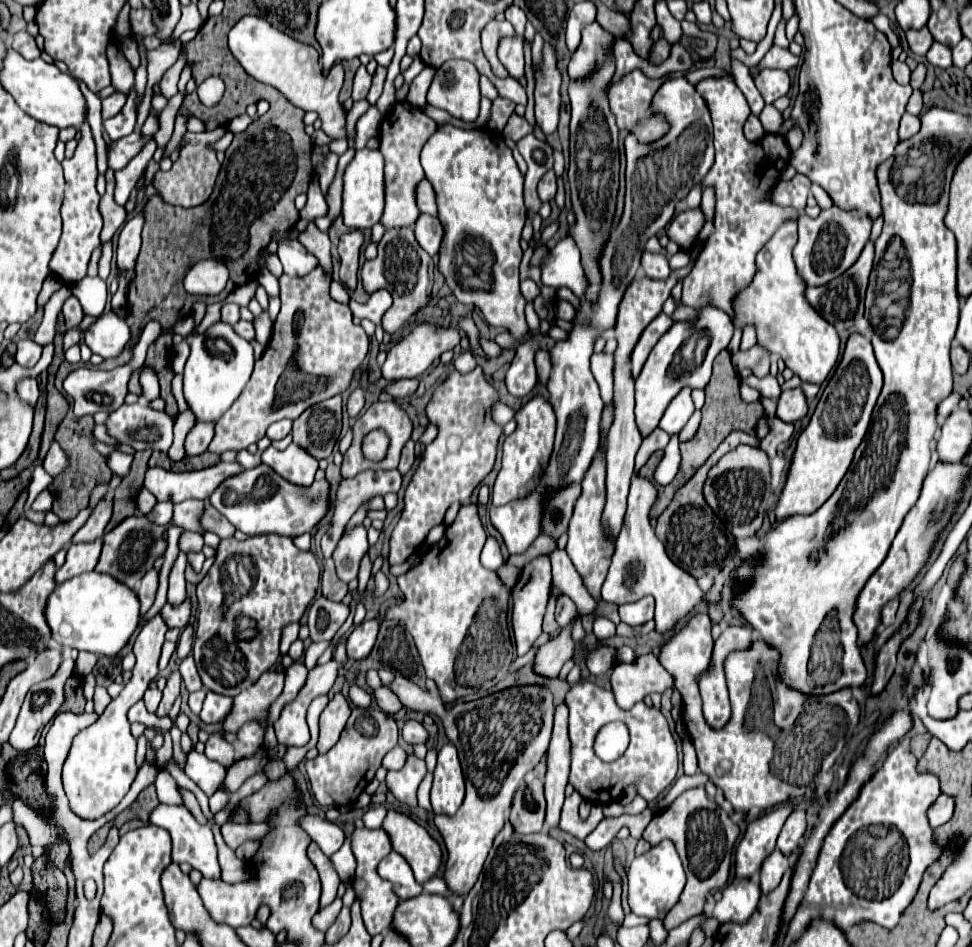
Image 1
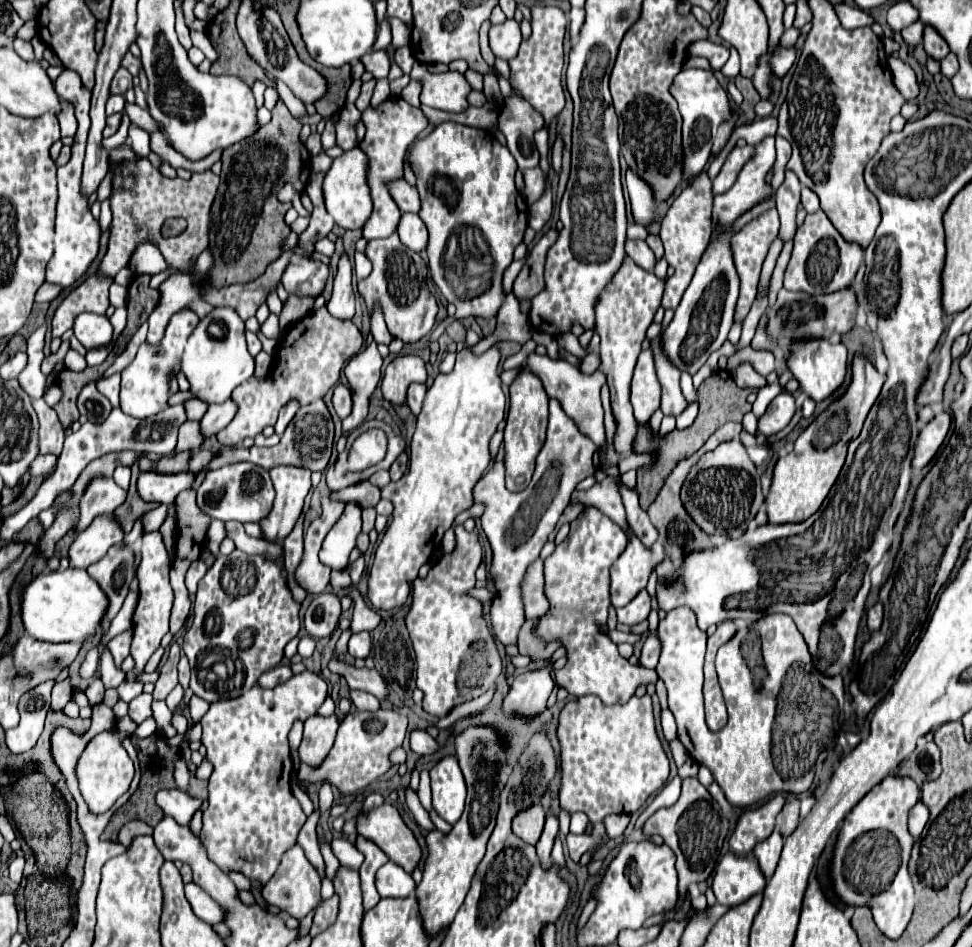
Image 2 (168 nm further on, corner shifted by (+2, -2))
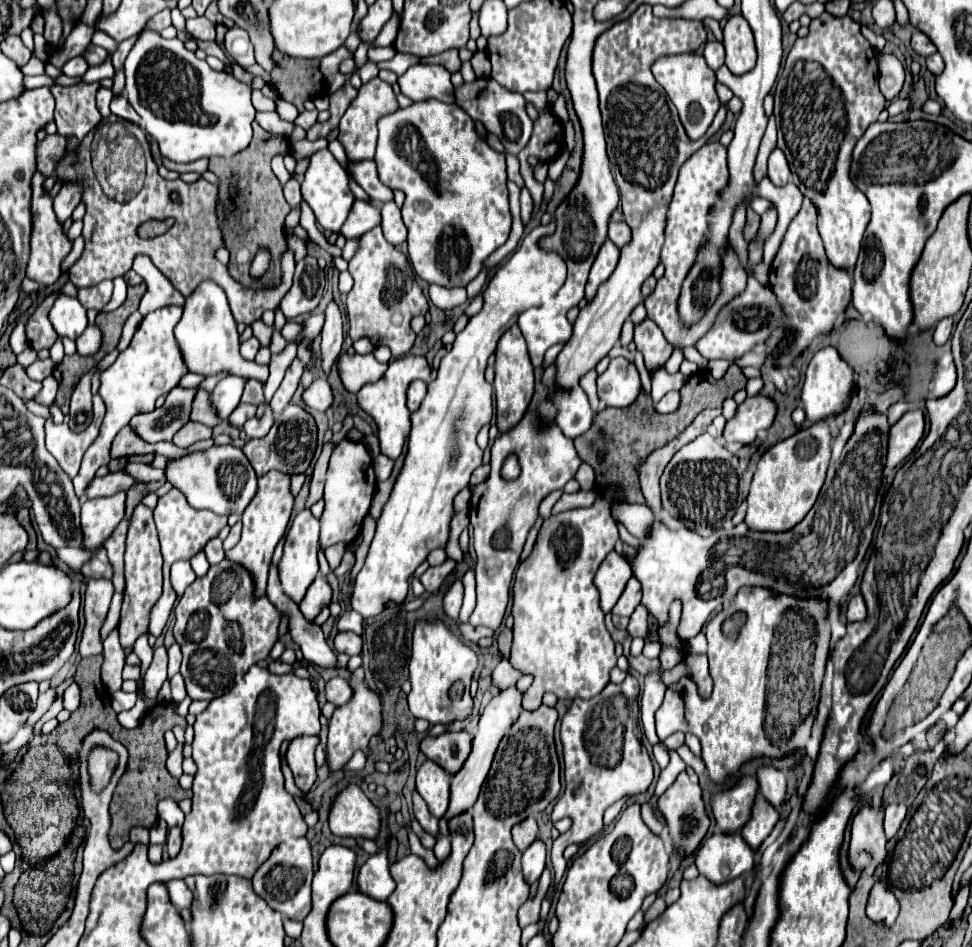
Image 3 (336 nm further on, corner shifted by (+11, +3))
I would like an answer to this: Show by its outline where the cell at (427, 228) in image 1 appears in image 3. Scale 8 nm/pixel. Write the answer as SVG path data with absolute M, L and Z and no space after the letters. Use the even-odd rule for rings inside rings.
M385 202L381 208L381 216L383 216L381 228L383 228L385 240L389 240L389 244L393 246L403 244L407 240L407 228L403 224L399 206L395 202Z

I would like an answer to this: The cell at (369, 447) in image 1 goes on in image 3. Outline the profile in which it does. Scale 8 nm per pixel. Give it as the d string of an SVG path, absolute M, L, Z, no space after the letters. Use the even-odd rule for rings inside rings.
M341 440L329 462L327 470L327 482L325 482L325 510L321 514L321 550L345 542L351 544L357 534L361 532L361 522L369 512L371 496L375 492L375 472L371 466L371 458L367 454L367 448L361 442L351 442L351 440Z

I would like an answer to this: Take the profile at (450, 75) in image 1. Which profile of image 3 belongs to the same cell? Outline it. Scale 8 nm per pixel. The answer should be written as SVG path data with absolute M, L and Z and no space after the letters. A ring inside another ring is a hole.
M415 64L403 76L399 76L401 92L413 102L439 100L455 104L455 88L451 84L451 72L443 66Z

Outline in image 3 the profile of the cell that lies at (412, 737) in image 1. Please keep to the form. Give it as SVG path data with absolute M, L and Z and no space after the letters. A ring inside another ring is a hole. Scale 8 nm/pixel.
M445 732L439 736L425 734L419 742L419 750L433 762L437 762L447 772L457 772L461 764L465 762L465 756L469 754L473 734L469 732Z

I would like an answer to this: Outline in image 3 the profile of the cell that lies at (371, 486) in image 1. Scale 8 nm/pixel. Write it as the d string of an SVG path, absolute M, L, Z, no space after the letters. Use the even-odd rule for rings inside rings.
M301 510L289 530L287 530L287 538L285 538L285 550L283 550L283 558L279 562L279 578L283 584L285 594L293 600L293 602L301 602L307 588L311 586L311 582L317 578L319 574L319 562L317 562L317 552L319 552L319 518L315 518L311 514L311 510Z

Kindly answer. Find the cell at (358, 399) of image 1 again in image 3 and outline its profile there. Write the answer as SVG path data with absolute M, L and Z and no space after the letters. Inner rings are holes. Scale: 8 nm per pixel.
M327 378L315 380L315 382L305 390L303 400L305 400L309 406L325 412L325 410L333 404L333 388L331 388L331 384L327 382Z

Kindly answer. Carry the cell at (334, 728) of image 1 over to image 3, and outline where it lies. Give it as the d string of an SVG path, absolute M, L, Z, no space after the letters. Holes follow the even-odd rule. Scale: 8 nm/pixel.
M319 734L315 736L297 736L291 740L287 750L287 764L295 776L297 786L303 792L309 792L317 774L315 774L315 748L319 744Z

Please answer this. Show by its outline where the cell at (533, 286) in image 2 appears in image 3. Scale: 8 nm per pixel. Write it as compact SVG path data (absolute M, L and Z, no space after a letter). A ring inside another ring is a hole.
M555 222L547 226L533 228L521 242L521 246L507 258L505 264L497 268L497 272L489 278L485 286L485 304L479 314L475 314L463 332L457 334L453 348L443 356L437 378L427 384L427 396L423 398L419 410L411 414L411 434L407 442L407 454L405 462L395 478L391 496L381 512L381 518L377 520L377 532L371 542L365 566L357 574L355 590L353 590L353 610L359 612L363 618L377 616L387 600L393 600L401 604L409 590L409 578L415 572L415 568L427 558L427 554L433 548L443 548L449 536L449 522L453 518L453 498L459 490L463 490L469 484L471 472L481 466L483 450L477 446L475 436L477 432L491 422L493 416L493 386L485 380L485 368L489 356L495 352L499 338L505 330L509 330L521 312L525 312L531 306L541 306L545 300L553 298L557 290L565 284L567 278L567 266L555 252L543 252L537 246L537 240L545 234L553 234Z

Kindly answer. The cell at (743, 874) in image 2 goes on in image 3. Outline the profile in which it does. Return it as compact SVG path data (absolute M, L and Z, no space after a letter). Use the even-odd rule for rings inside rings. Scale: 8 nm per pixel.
M715 832L705 838L695 852L695 866L701 876L719 886L753 870L753 850L745 844L741 834L723 836Z

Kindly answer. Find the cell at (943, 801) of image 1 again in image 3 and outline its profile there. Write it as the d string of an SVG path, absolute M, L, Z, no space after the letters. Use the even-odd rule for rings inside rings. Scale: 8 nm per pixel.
M895 802L895 804L887 806L887 812L885 812L885 834L889 838L893 838L899 832L899 828L901 828L905 816L907 816L907 810L909 808L905 804L901 804L901 802Z

